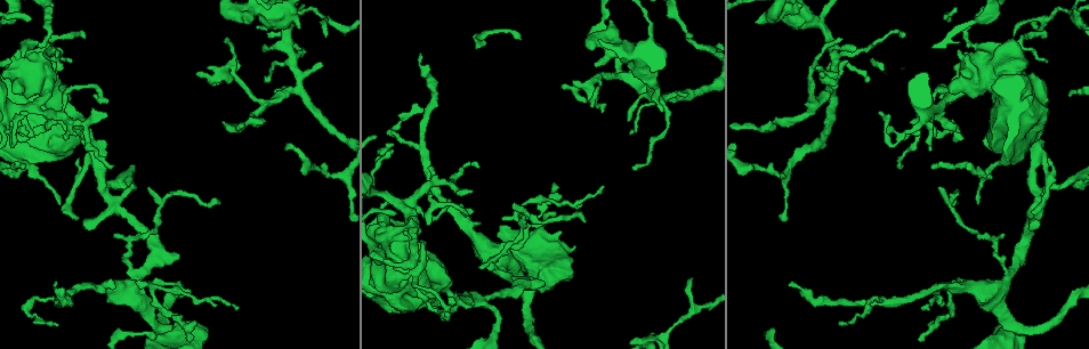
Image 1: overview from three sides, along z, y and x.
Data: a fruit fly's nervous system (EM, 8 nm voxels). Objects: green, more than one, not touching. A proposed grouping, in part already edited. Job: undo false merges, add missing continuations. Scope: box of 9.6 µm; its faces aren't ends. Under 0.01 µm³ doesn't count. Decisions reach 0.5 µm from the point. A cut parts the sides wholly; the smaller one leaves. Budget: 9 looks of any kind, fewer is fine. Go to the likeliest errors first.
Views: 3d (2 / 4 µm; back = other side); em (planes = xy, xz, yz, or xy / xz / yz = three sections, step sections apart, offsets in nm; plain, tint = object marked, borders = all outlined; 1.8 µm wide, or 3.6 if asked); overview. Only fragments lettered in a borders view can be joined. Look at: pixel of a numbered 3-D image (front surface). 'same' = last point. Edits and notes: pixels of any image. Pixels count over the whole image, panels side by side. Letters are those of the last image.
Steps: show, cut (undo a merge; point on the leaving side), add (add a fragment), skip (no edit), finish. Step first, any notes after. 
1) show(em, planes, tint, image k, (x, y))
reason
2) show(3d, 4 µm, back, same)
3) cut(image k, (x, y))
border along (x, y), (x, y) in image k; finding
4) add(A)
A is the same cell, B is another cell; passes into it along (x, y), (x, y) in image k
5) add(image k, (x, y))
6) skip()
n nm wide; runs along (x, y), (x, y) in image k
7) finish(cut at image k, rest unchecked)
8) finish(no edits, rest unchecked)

show(3d, 4 µm, image 1, (1019, 330))
three arms meet

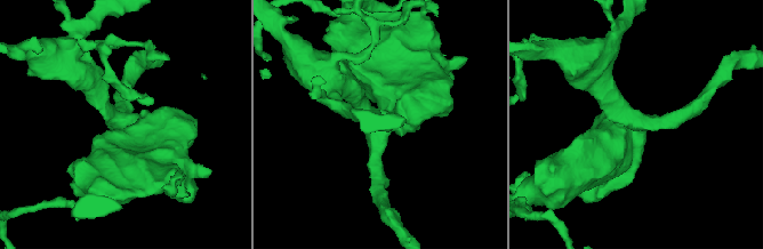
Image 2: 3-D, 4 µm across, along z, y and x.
show(em, xy, step 16, borders, image 2, (635, 120))
3 arms; arms of 220, 320, 600 nm; now the EM

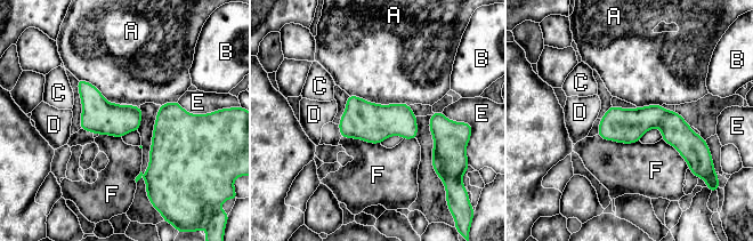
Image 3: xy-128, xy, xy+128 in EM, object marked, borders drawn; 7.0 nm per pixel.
show(em, xz, step 8, borders, same)
another direction

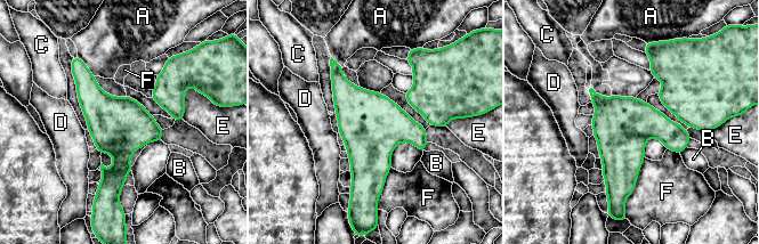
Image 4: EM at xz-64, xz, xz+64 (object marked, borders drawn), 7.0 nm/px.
skip()
420 nm wide; A, B, C, D, E and F are other cells; border along (77, 56), (95, 75) in image 4; all the same neuron

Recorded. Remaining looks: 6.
show(em, planes, plain, image 1, (246, 24))
free end

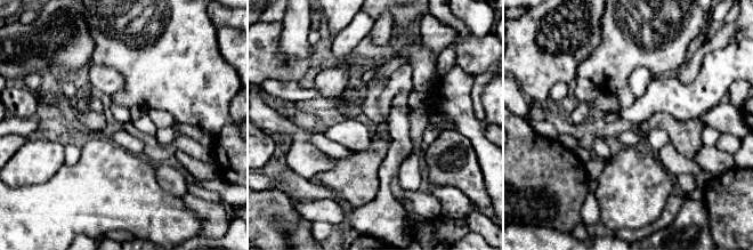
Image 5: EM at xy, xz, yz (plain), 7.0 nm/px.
show(em, planes, tint, same)
with the object marked

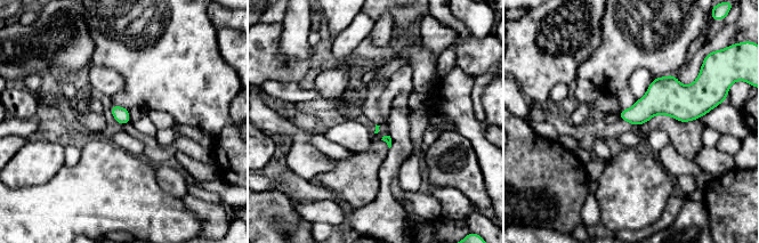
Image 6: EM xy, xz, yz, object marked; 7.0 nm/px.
show(em, planes, borders, same)

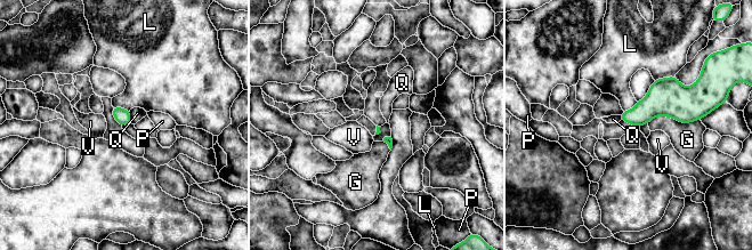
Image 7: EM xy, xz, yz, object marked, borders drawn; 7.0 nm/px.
skip()
G touches over 380 nm; G, L, P, Q and V are other cells; none of them fits

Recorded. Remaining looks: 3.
show(3d, 2 µm, image 1, (27, 165))
abrupt turn

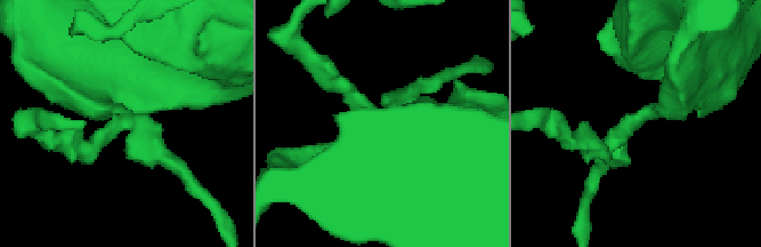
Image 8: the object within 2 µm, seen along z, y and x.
show(em, xy, step 4, tint, image 8, (641, 119))

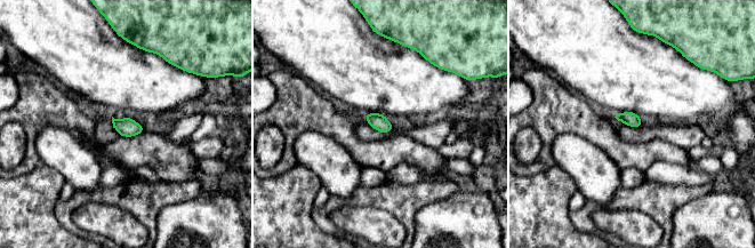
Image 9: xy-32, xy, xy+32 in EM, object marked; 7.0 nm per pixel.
show(em, planes, borders, same)
another direction

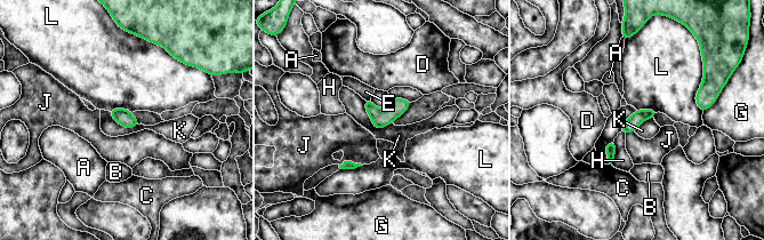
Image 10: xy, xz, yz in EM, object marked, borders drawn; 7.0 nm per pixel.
skip()
A, B, C, D, E, G, H, J, K and L are other cells; border along (363, 100), (376, 129), (392, 124) in image 10; continuous, no second neuron

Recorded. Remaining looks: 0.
finish(no edits, rest unchecked)

